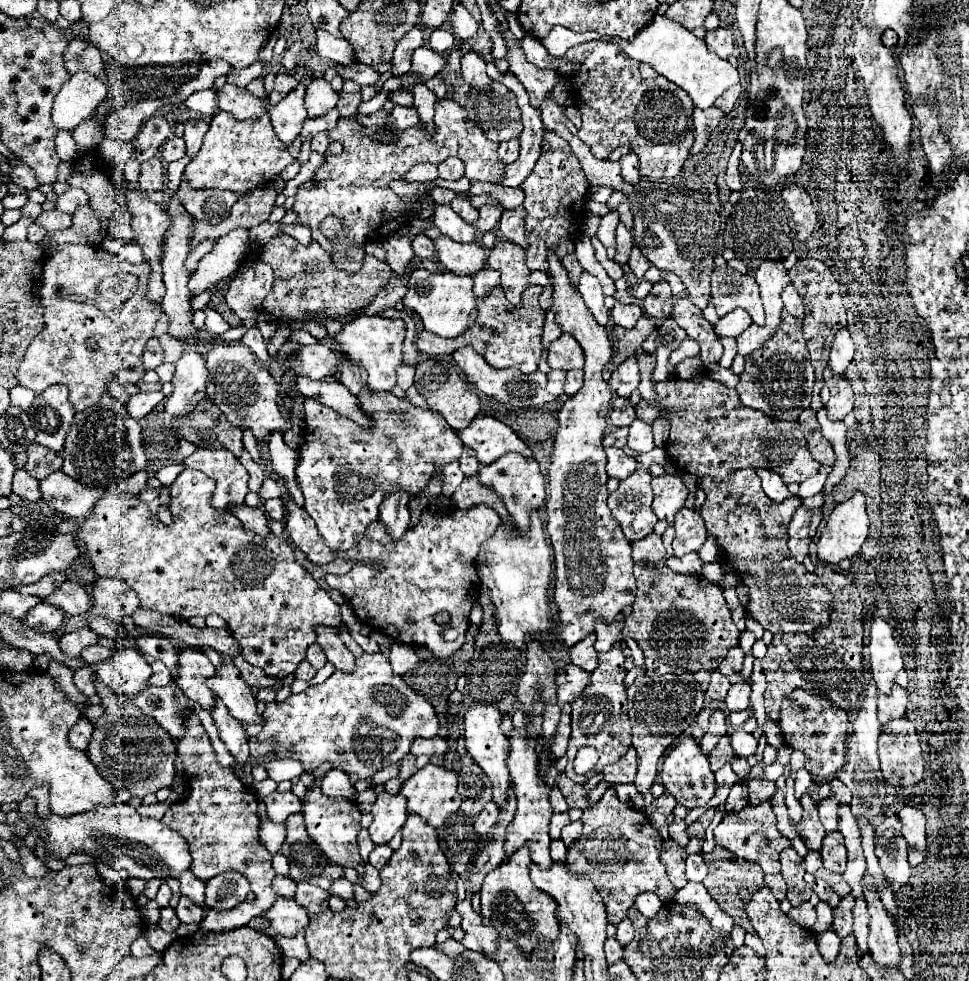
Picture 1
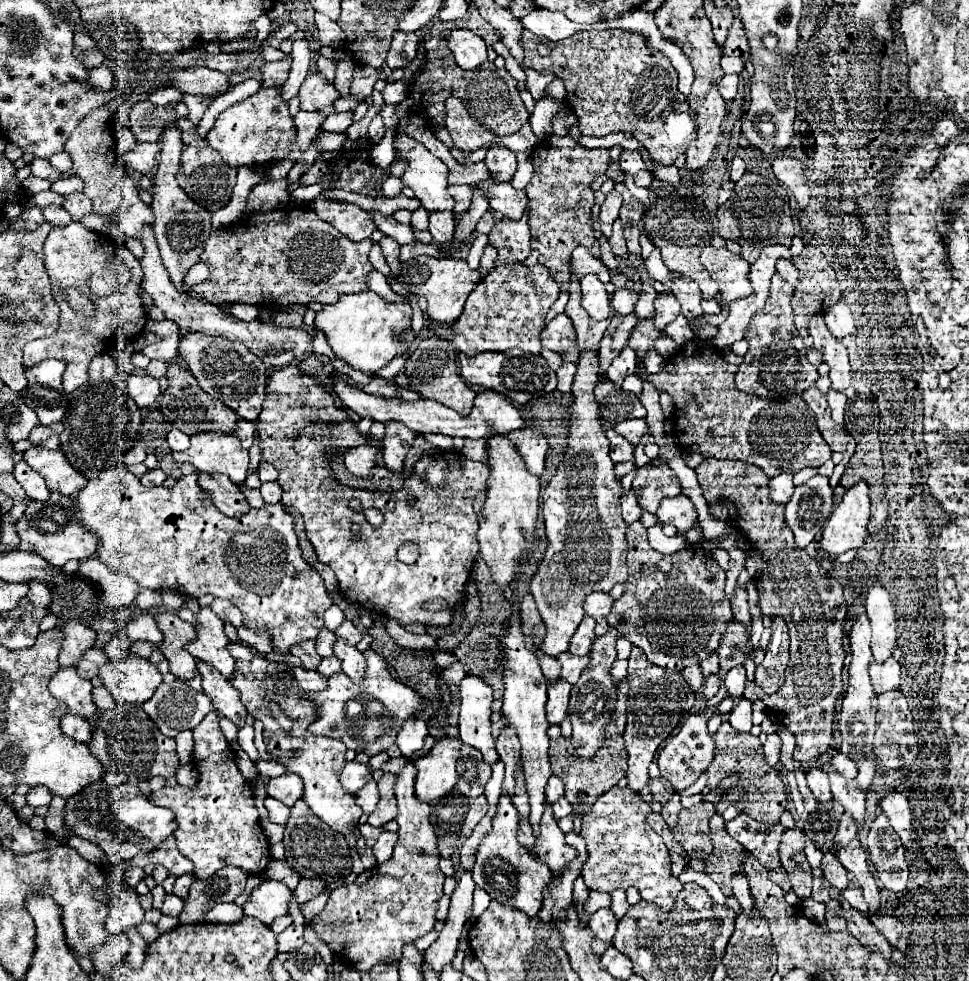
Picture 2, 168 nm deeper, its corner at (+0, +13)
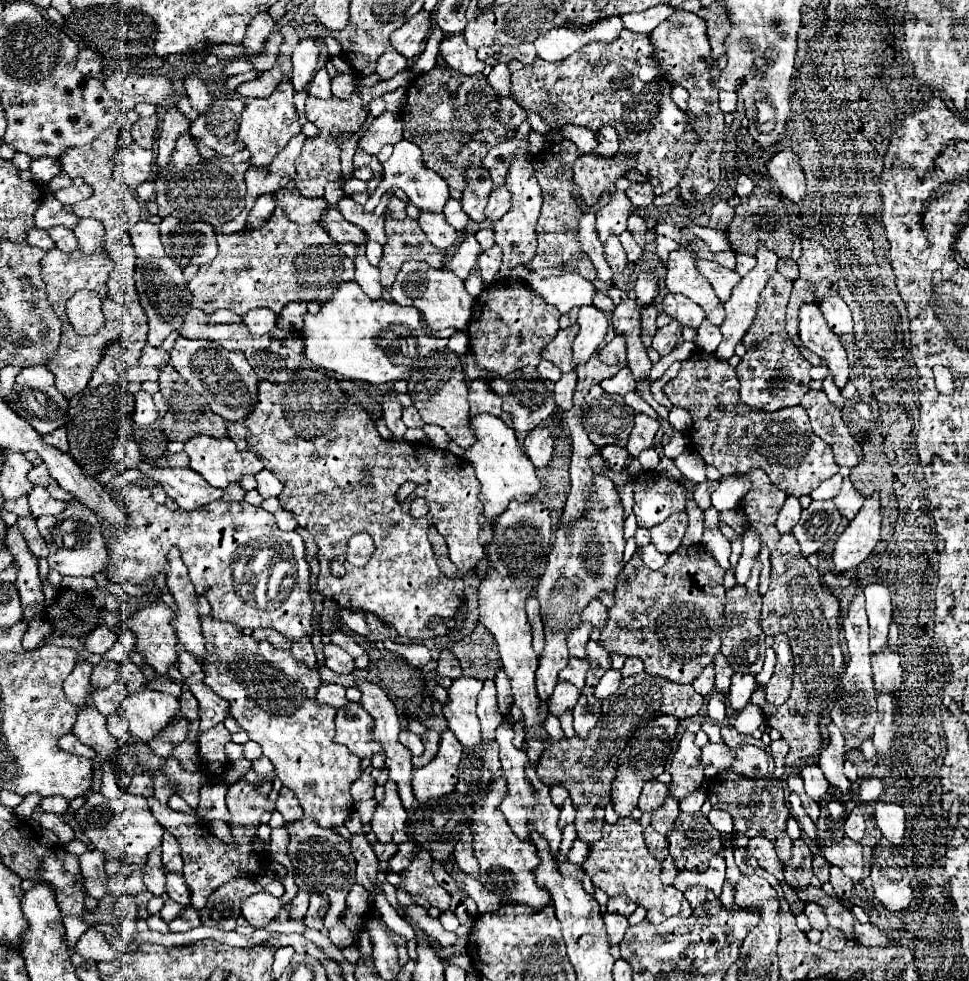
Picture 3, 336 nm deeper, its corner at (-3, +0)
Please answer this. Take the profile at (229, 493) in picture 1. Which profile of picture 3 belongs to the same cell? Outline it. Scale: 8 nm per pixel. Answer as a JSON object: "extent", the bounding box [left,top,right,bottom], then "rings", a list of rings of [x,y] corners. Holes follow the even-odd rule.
{"extent":[185,436,263,488],"rings":[[[195,436],[185,444],[185,452],[189,456],[189,468],[199,472],[211,486],[227,488],[231,482],[239,482],[245,474],[257,474],[263,470],[263,462],[253,452],[239,452],[231,438],[211,438],[211,436]]]}

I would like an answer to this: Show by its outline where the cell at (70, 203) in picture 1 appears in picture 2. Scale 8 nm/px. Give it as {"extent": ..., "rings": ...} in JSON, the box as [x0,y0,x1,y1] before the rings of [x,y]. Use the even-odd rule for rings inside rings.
{"extent":[62,193,92,221],"rings":[[[72,193],[72,195],[66,195],[66,201],[62,205],[74,221],[80,221],[84,215],[92,213],[92,201],[88,201],[88,197],[84,193]]]}

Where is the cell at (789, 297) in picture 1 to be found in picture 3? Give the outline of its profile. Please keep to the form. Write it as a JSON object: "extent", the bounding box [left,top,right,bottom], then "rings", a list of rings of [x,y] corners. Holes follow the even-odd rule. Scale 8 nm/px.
{"extent":[777,258,799,282],"rings":[[[781,258],[781,260],[777,262],[777,270],[779,270],[787,280],[791,280],[791,282],[799,276],[797,264],[795,264],[791,258]]]}

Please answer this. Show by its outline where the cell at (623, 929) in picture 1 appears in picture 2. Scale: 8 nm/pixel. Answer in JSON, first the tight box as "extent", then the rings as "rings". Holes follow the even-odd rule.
{"extent":[612,889,628,919],"rings":[[[614,889],[612,893],[612,911],[614,911],[614,915],[618,917],[618,919],[622,919],[624,915],[626,915],[626,911],[628,911],[628,901],[626,901],[626,891],[624,889]]]}

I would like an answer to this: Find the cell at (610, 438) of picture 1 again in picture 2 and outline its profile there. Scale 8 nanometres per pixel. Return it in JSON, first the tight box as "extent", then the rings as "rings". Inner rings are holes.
{"extent":[614,419,648,445],"rings":[[[628,419],[628,421],[622,421],[618,425],[614,425],[614,431],[622,437],[626,437],[630,441],[630,445],[638,445],[642,435],[648,431],[648,425],[644,419]]]}

